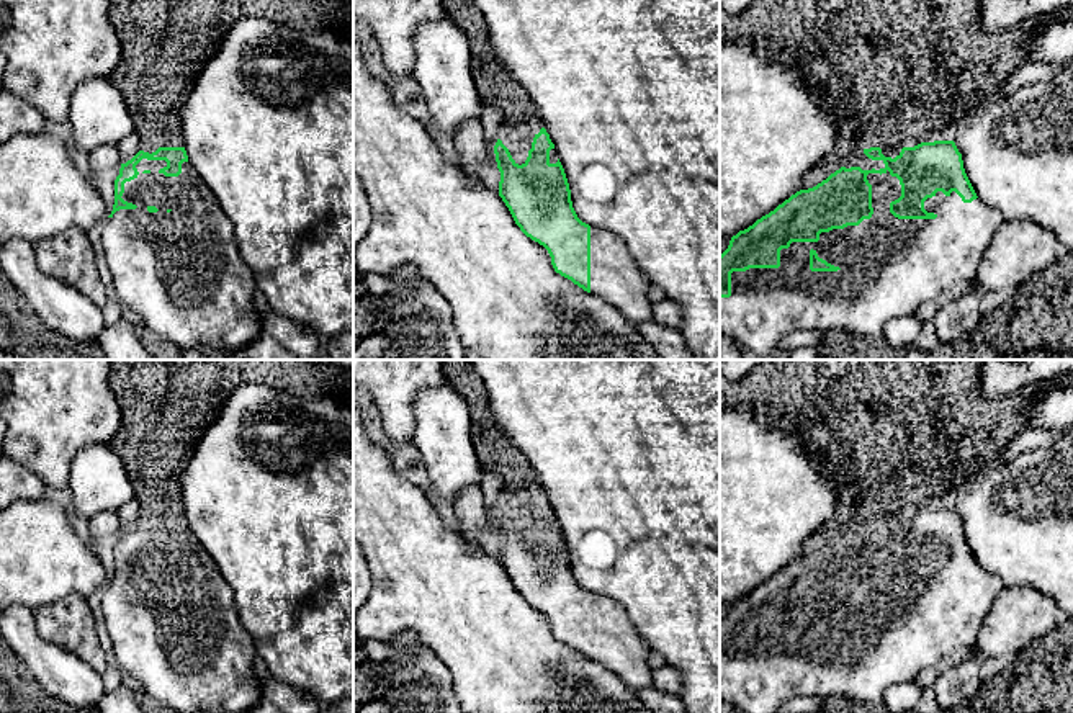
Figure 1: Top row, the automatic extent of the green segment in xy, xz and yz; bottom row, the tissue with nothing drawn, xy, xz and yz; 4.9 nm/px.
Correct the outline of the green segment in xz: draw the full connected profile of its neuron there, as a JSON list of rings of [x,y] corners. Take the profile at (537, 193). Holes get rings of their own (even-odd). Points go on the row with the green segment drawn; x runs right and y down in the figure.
[[[533,116],[520,131],[502,131],[494,154],[501,172],[499,196],[520,231],[548,250],[554,271],[600,298],[635,324],[654,322],[649,299],[653,286],[630,257],[625,242],[577,217],[564,168],[541,119]]]

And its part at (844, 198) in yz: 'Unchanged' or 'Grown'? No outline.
Grown

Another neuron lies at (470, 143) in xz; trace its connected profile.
[[[481,119],[463,124],[455,134],[453,142],[460,155],[458,165],[471,177],[483,180],[479,173],[489,155]]]

